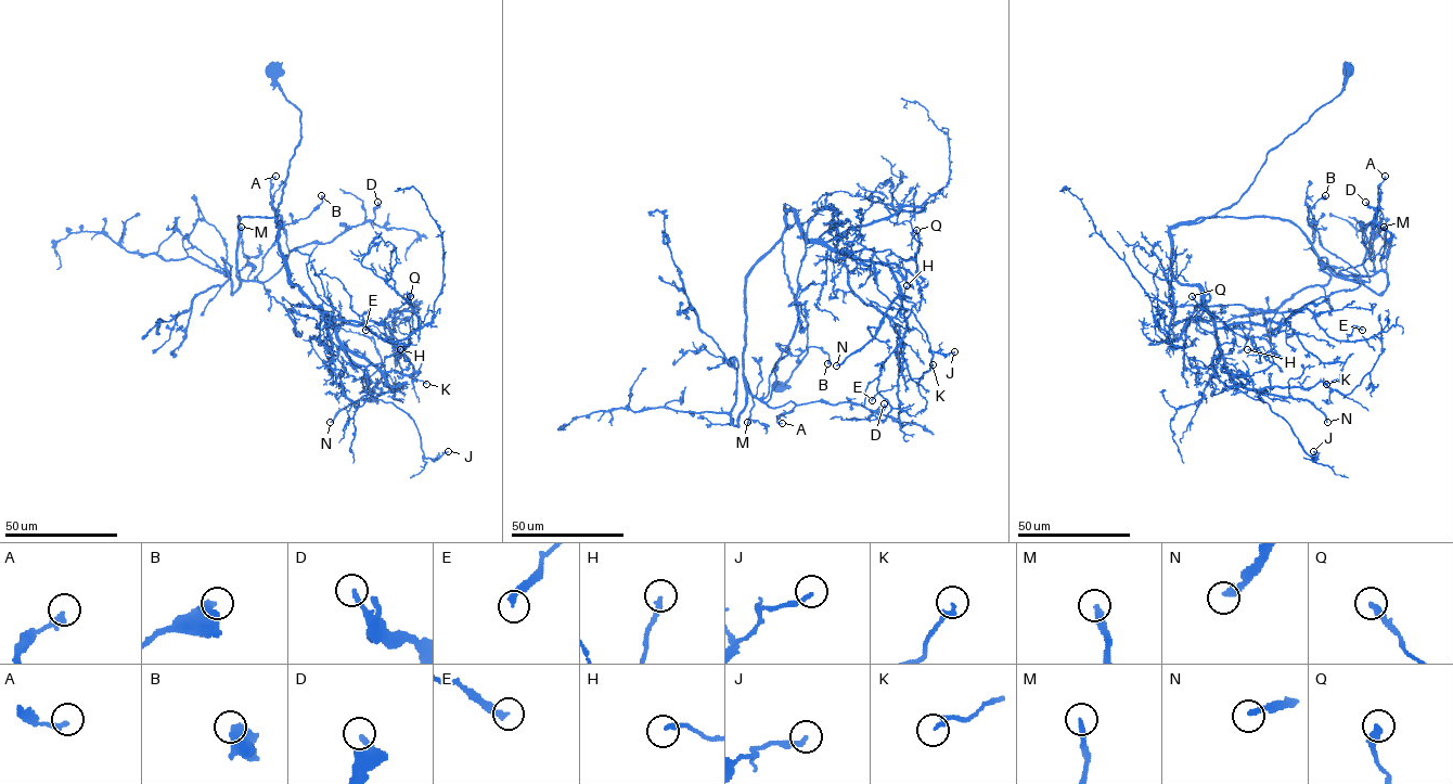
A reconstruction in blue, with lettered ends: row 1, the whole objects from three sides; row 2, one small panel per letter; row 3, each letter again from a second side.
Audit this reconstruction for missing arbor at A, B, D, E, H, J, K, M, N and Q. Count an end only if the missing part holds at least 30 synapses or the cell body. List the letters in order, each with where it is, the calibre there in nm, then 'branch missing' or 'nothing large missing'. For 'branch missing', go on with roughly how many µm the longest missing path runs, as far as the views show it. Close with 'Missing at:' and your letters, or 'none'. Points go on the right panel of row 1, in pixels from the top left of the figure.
A: (1385, 176) | 280 nm | nothing large missing
B: (1325, 195) | 500 nm | nothing large missing
D: (1365, 202) | 200 nm | nothing large missing
E: (1362, 330) | 280 nm | nothing large missing
H: (1247, 349) | 190 nm | nothing large missing
J: (1313, 451) | 220 nm | nothing large missing
K: (1326, 384) | 240 nm | nothing large missing
M: (1384, 227) | 220 nm | branch missing | 50 µm
N: (1327, 422) | 280 nm | branch missing | 90 µm
Q: (1192, 296) | 300 nm | nothing large missing
Missing at: M, N

